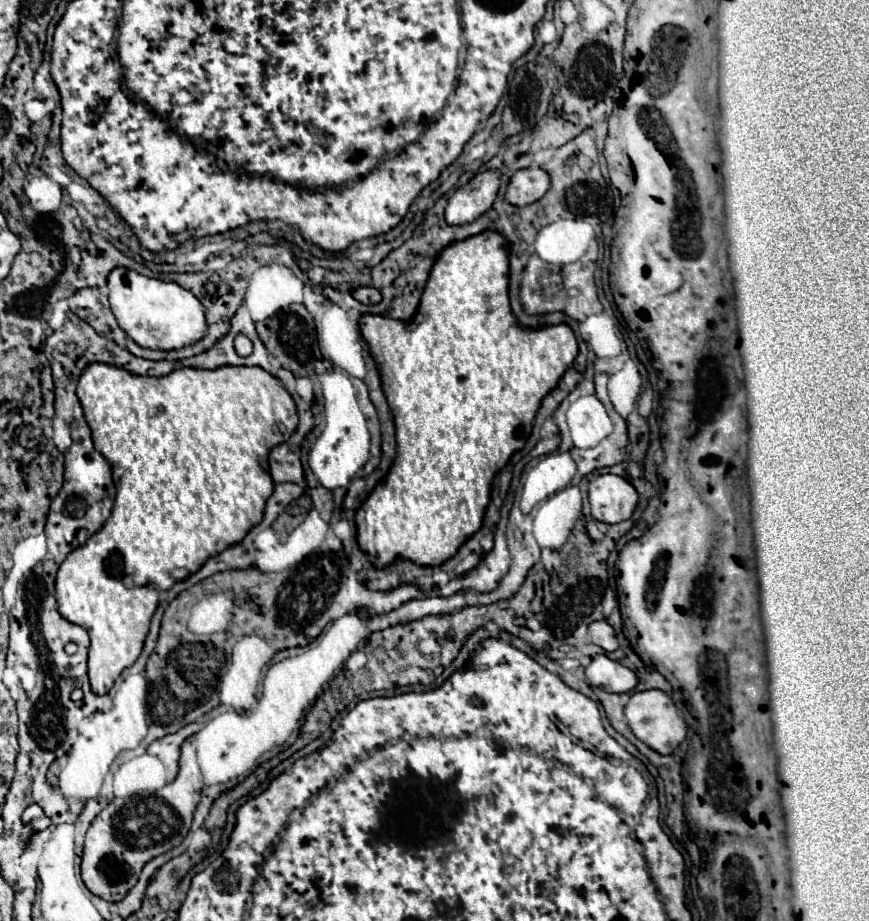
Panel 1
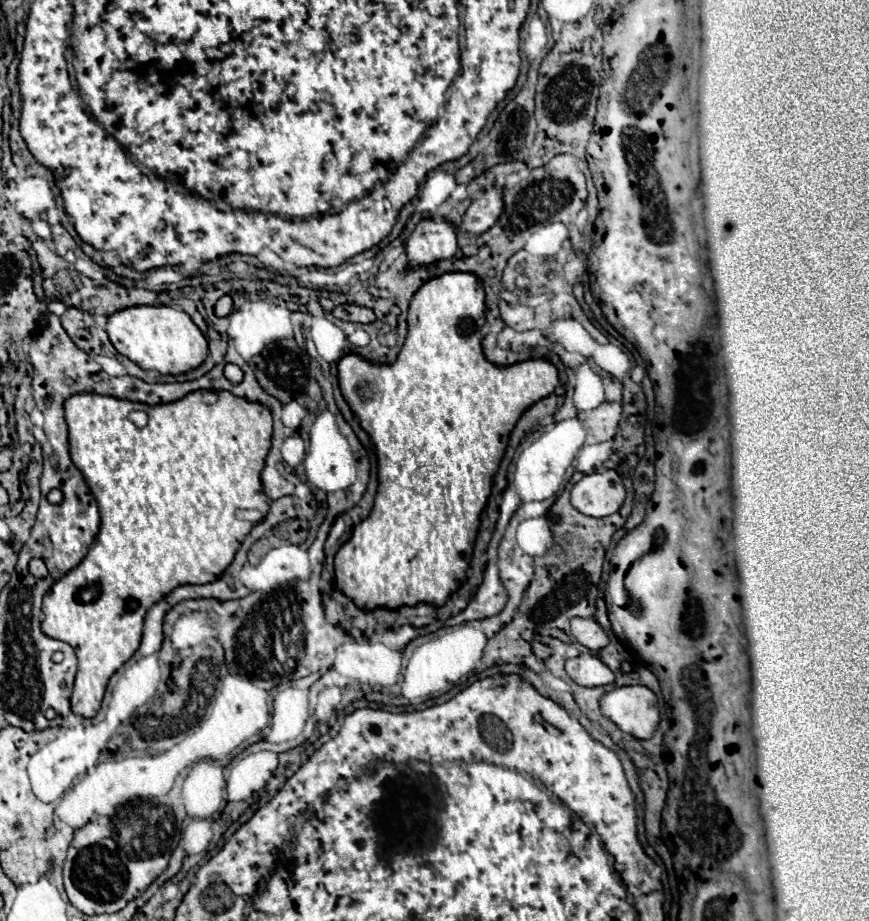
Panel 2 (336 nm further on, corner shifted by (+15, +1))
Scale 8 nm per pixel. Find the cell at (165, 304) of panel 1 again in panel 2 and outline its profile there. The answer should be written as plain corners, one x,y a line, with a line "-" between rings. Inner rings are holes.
134,306
120,310
108,318
108,336
114,348
140,364
144,370
158,370
160,374
184,374
198,368
208,356
208,342
190,316
172,306

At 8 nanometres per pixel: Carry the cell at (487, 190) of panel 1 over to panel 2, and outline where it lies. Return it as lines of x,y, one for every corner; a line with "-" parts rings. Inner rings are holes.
422,220
406,242
408,268
452,258
456,248
456,230
446,220

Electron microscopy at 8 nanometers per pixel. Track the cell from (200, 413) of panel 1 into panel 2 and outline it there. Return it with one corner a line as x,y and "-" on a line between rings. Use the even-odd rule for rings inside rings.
192,392
182,400
152,408
112,396
76,394
64,402
64,410
70,458
98,502
100,532
88,556
44,594
42,632
68,642
76,650
78,667
72,712
94,718
110,676
140,646
148,608
178,586
218,580
257,518
260,522
262,514
268,512
270,500
262,492
260,472
270,450
273,419
266,406
236,398
230,392
218,392
218,402
212,406
200,400
200,392
-
130,410
144,410
150,416
148,426
136,428
128,422

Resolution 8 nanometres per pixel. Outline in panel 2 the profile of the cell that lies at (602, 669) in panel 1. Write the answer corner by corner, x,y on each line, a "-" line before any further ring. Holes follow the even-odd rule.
580,654
566,660
568,676
580,686
606,686
614,684
612,670
592,654

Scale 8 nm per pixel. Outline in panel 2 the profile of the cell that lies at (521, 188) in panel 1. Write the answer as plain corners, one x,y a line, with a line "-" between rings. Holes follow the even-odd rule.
490,188
482,194
482,198
474,200
470,204
470,208
464,212
460,230
468,232
468,234
482,234
486,232
502,214
504,202
502,202
502,194
496,188

